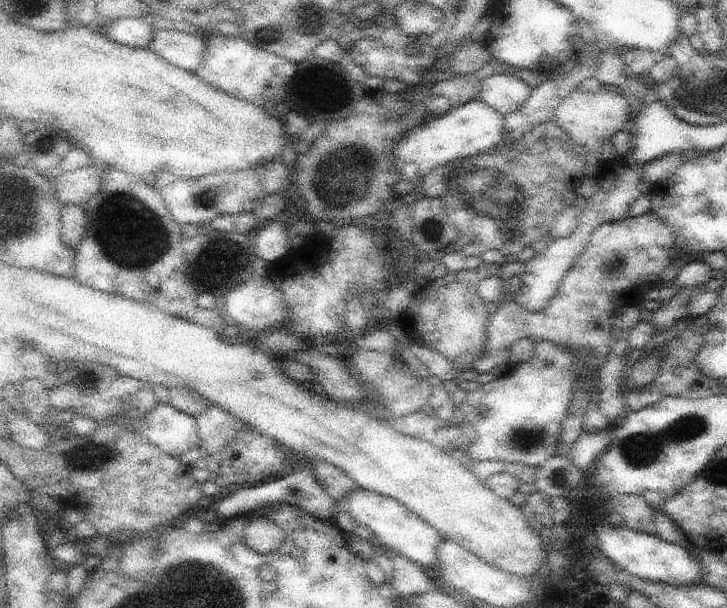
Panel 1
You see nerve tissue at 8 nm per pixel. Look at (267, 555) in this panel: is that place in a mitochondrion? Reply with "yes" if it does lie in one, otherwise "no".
no

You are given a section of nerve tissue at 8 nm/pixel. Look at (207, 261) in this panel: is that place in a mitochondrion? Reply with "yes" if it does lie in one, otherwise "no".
no

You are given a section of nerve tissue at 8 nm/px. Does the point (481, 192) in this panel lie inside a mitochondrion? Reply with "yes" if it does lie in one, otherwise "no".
yes

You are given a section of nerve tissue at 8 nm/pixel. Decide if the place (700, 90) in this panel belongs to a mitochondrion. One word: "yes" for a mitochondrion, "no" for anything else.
yes

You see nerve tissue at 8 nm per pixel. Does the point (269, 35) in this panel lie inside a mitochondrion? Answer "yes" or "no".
yes

